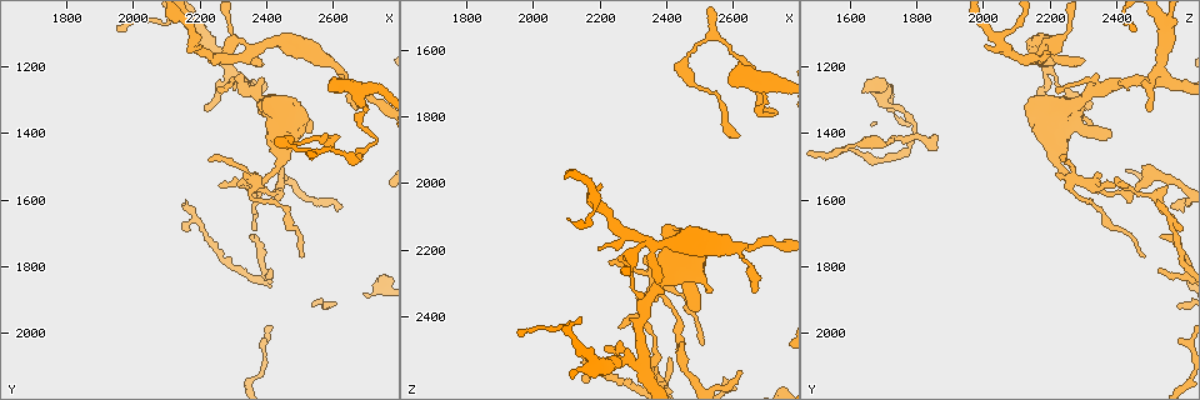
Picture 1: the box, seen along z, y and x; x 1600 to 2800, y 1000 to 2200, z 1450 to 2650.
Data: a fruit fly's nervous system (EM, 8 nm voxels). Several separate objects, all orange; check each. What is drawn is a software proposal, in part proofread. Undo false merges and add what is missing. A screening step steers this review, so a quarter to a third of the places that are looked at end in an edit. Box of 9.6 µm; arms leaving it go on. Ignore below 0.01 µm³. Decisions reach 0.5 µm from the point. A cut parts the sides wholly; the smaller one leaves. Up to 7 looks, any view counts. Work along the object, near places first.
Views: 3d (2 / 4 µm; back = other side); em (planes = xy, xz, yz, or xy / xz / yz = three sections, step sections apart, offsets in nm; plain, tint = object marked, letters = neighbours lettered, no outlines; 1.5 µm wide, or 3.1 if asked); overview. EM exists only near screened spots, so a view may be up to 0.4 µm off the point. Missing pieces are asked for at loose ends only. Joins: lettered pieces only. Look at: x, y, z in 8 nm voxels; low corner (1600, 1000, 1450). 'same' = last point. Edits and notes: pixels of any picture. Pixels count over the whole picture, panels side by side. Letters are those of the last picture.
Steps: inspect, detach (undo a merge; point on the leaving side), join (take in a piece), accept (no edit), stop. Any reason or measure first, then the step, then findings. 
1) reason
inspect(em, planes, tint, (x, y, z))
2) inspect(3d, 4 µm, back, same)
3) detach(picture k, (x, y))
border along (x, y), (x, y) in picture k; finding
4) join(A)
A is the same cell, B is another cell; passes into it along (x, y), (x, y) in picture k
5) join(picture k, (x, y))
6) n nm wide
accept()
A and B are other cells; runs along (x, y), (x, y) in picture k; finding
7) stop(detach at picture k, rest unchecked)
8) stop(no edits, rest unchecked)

an open end
inspect(em, planes, letters, (2510, 1400, 2320))

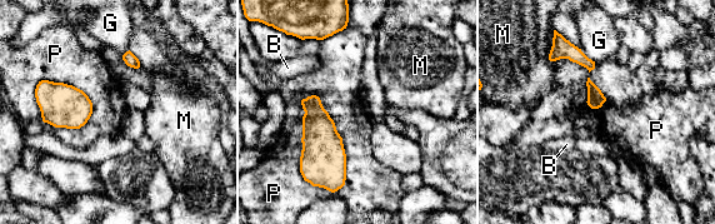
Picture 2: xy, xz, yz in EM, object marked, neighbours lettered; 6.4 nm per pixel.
accept()
B, G, M and P are other cells; border along (311, 94), (345, 154), (334, 193) in picture 2; none of them fits

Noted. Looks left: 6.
inspect(em, yz, step 4, tint, (2460, 1440, 1630))

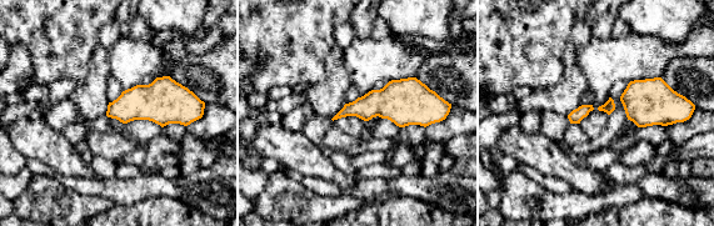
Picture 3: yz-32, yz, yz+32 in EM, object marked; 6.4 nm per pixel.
cut it another way
inspect(em, xz, step 4, letters, same)

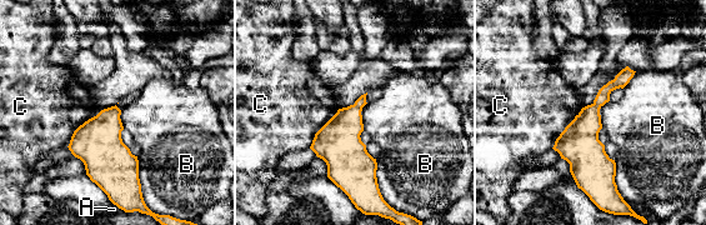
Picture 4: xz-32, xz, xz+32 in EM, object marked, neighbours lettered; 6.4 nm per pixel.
220 nm wide
accept()
A, B and C are other cells; continuous, no second neuron

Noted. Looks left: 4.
long arm stops here
inspect(3d, 2 µm, (2620, 1410, 1860))

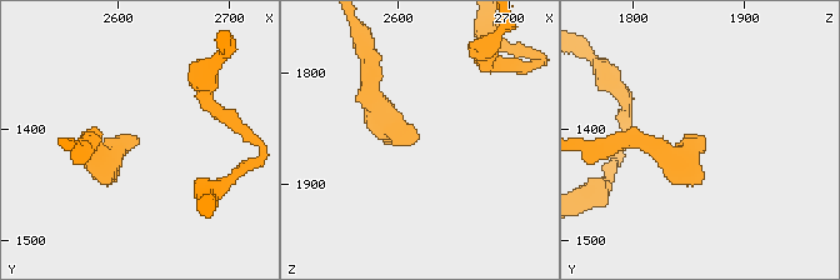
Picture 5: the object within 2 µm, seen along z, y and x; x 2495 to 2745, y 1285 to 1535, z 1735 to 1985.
now the EM
inspect(em, planes, plain, (2616, 1418, 1860))

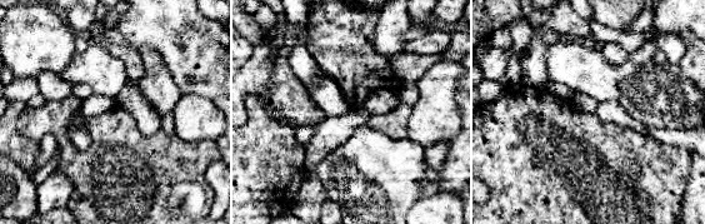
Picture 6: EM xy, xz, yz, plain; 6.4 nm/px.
what lies round it
inspect(em, planes, letters, same)

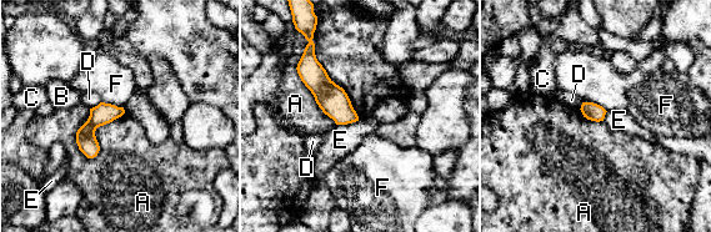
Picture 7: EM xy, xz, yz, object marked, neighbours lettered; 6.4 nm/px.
accept()
A, B, C, D, E and F are other cells; border along (124, 112), (95, 156), (78, 149) in picture 7; no lettered piece goes on from it

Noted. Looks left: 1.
stop(no edits, rest unchecked)

